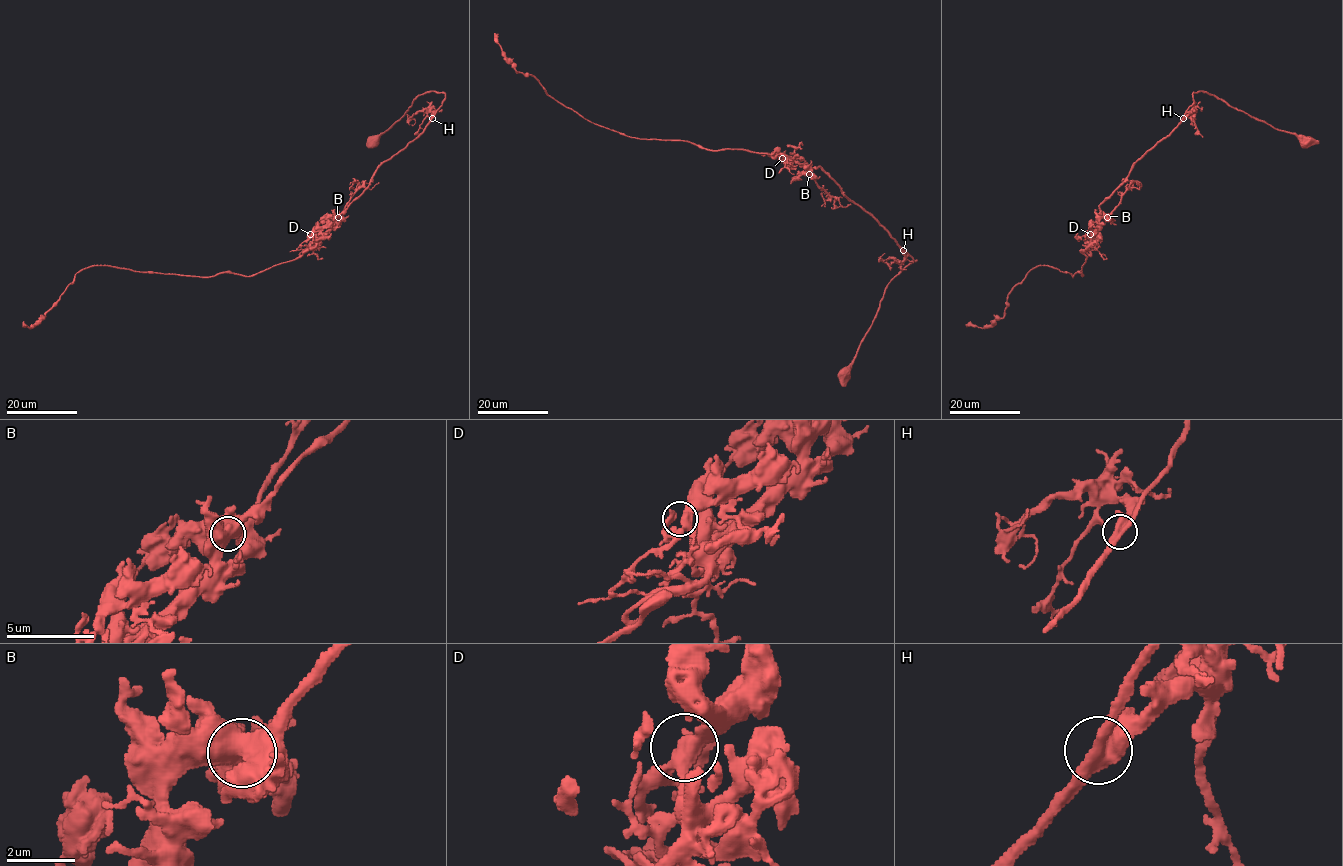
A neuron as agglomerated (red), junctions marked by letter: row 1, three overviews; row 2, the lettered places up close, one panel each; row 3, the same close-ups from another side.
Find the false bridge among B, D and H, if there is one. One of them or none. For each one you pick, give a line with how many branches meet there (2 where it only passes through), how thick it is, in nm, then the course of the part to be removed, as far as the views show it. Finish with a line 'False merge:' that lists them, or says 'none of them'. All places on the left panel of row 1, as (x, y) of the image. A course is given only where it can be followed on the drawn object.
False merge: none of them

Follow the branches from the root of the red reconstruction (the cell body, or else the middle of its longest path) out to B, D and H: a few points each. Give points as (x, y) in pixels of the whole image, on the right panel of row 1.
B: (1305, 143), (1212, 94), (1194, 92), (1193, 103), (1180, 122), (1135, 163), (1127, 178), (1099, 206), (1107, 217)
D: (1305, 143), (1212, 94), (1194, 92), (1180, 122), (1099, 206), (1099, 228), (1091, 239), (1090, 234)
H: (1305, 143), (1294, 134), (1238, 111), (1207, 92), (1192, 94), (1193, 103), (1183, 118)

